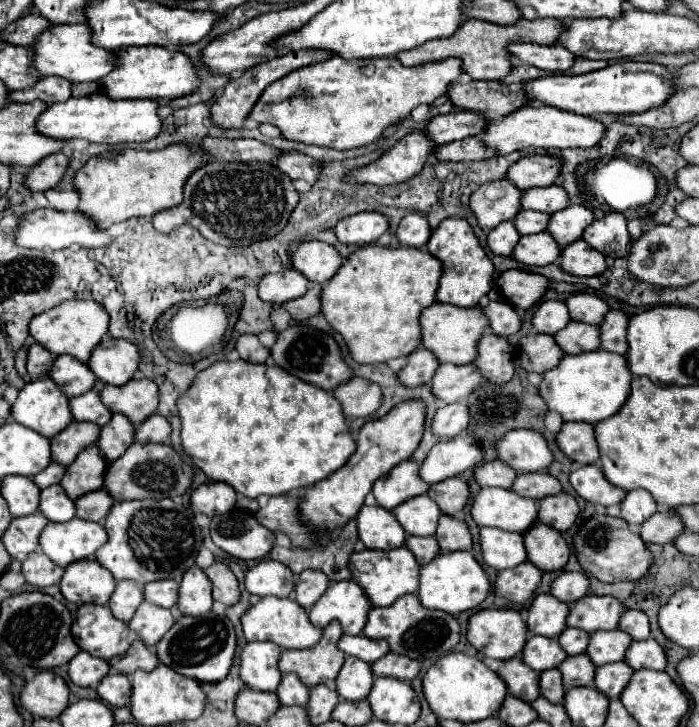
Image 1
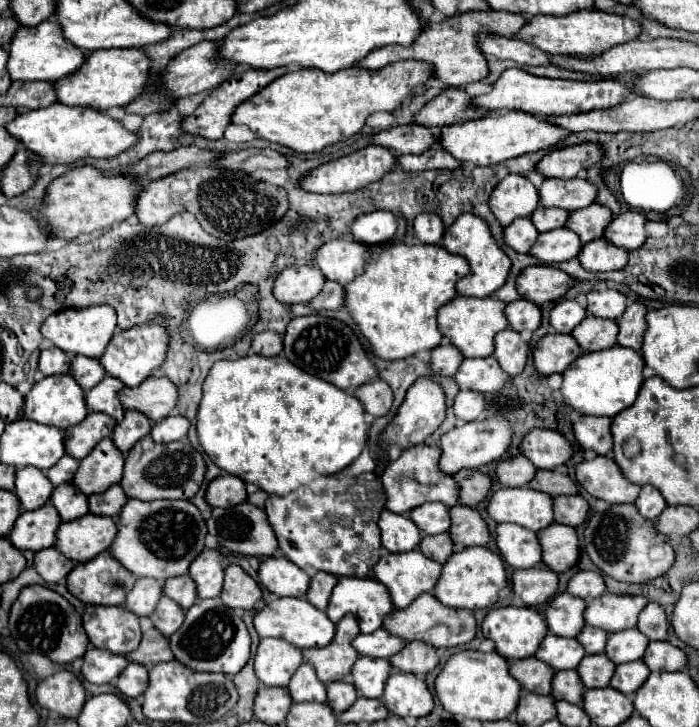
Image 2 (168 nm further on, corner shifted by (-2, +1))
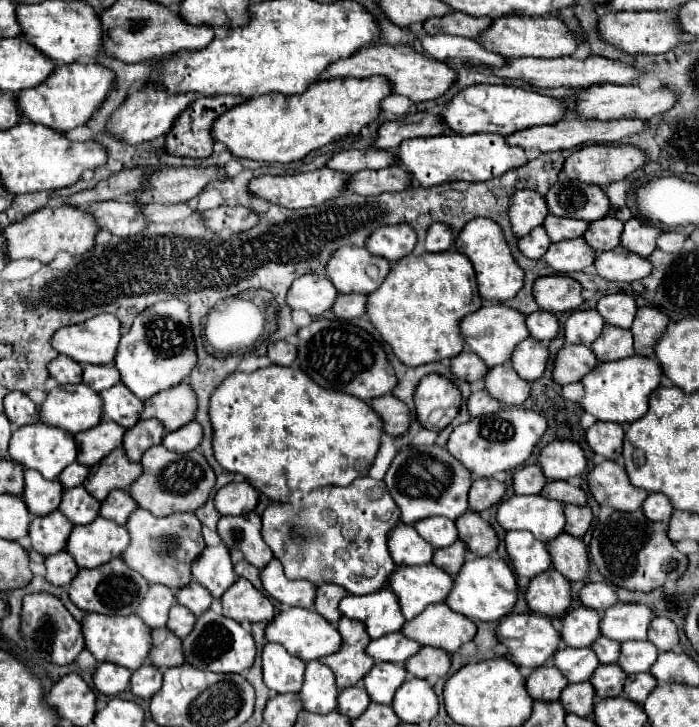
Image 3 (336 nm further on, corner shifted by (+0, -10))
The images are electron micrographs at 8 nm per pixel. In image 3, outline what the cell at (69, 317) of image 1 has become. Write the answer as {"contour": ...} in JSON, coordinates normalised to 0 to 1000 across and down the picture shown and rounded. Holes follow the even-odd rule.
{"contour":[[[147,431],[127,442],[99,447],[76,461],[73,475],[116,502],[150,502],[165,494],[173,466],[173,444],[165,433]]]}

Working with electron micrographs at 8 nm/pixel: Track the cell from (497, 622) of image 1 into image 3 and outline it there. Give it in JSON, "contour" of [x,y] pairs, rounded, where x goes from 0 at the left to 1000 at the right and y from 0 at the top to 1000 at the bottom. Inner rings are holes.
{"contour":[[[748,843],[725,846],[711,862],[711,876],[725,887],[728,901],[734,901],[742,917],[771,917],[803,887],[803,871],[791,862],[785,849]]]}

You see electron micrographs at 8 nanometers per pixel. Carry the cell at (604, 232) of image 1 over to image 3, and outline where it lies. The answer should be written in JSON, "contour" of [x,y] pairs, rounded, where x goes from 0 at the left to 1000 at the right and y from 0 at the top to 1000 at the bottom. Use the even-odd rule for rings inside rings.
{"contour":[[[911,298],[900,301],[894,307],[891,323],[888,323],[888,337],[897,340],[897,345],[906,345],[917,354],[928,354],[937,345],[937,329],[943,326],[943,315],[934,309],[923,309]]]}

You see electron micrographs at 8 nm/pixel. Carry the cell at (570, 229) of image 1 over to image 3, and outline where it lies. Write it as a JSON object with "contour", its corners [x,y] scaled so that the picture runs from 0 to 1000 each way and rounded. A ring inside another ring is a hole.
{"contour":[[[863,298],[851,307],[845,307],[845,312],[840,315],[840,323],[834,323],[834,326],[840,329],[840,334],[845,334],[845,340],[851,340],[857,348],[863,348],[888,334],[888,318],[891,318],[891,304],[886,304],[880,298]]]}

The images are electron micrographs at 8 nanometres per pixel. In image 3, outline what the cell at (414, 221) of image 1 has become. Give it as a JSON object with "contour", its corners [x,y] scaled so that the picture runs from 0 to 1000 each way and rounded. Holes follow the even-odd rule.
{"contour":[[[619,307],[611,318],[611,329],[608,329],[608,343],[614,348],[628,348],[628,345],[639,345],[645,343],[651,334],[651,323],[645,318],[645,312],[639,312],[637,307]]]}

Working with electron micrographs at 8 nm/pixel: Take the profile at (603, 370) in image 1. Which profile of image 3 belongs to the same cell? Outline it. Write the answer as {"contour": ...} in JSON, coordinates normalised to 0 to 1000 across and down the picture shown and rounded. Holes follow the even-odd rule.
{"contour":[[[906,488],[888,497],[857,499],[840,519],[834,519],[837,546],[831,549],[831,560],[851,571],[857,579],[880,579],[880,582],[903,582],[923,571],[928,543],[943,532],[948,519],[948,508],[940,494]]]}

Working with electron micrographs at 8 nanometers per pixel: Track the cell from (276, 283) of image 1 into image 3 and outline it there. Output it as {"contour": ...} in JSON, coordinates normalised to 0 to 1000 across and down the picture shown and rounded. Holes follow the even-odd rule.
{"contour":[[[442,376],[428,381],[419,392],[416,400],[411,406],[411,417],[416,420],[416,425],[436,425],[439,431],[445,431],[448,436],[462,433],[465,428],[471,428],[482,411],[485,400],[479,398],[479,392],[454,376]]]}

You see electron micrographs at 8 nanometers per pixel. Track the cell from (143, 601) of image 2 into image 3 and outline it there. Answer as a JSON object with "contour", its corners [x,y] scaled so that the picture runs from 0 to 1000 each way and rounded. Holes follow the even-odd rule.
{"contour":[[[216,805],[210,818],[205,821],[205,829],[199,832],[199,840],[193,840],[216,865],[227,865],[239,860],[242,838],[250,832],[250,813],[245,813],[236,805]]]}

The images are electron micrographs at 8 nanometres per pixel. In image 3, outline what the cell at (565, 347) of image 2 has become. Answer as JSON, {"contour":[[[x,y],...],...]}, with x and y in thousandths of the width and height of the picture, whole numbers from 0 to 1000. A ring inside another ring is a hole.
{"contour":[[[808,475],[794,494],[794,508],[791,508],[791,521],[800,530],[811,527],[825,527],[831,524],[840,513],[845,513],[854,505],[854,491],[845,483],[845,477],[837,475]]]}

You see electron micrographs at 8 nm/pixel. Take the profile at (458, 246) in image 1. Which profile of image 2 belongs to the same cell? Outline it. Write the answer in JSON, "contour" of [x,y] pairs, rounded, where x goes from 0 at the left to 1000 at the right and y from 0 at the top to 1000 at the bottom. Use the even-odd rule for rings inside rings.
{"contour":[[[660,294],[642,314],[637,314],[631,338],[645,347],[645,349],[657,349],[662,352],[671,366],[674,366],[674,380],[660,382],[654,388],[654,404],[657,407],[680,407],[680,410],[694,410],[702,407],[708,399],[714,399],[722,391],[722,382],[728,377],[731,369],[731,358],[725,355],[725,349],[711,338],[708,327],[702,325],[700,311],[677,294]]]}

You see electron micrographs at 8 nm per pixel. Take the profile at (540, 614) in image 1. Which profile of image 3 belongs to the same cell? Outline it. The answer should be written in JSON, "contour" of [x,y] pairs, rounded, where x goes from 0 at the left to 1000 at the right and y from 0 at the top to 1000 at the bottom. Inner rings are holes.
{"contour":[[[825,835],[805,846],[805,884],[814,890],[845,890],[860,876],[860,846],[845,835]]]}

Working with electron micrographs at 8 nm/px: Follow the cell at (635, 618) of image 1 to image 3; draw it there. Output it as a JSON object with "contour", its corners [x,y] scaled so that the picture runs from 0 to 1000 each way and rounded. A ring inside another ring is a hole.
{"contour":[[[937,849],[928,862],[928,882],[943,890],[943,895],[960,895],[971,884],[969,862],[954,849]]]}

